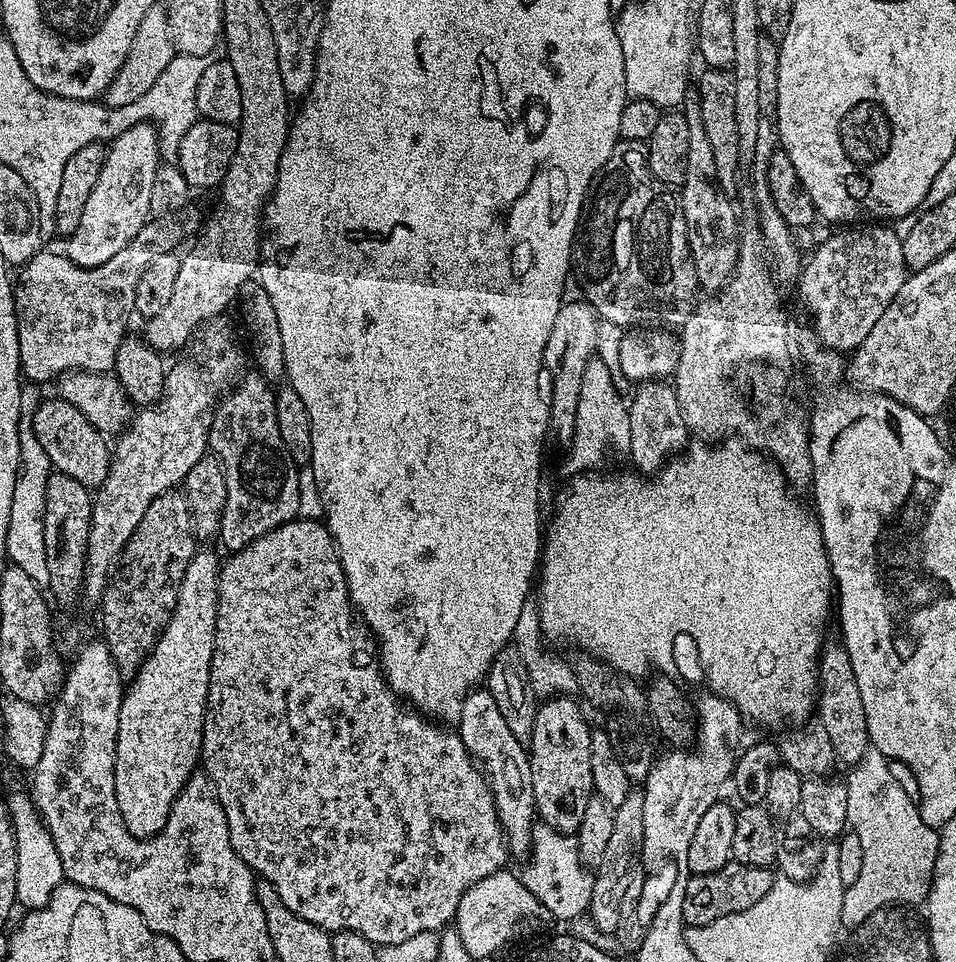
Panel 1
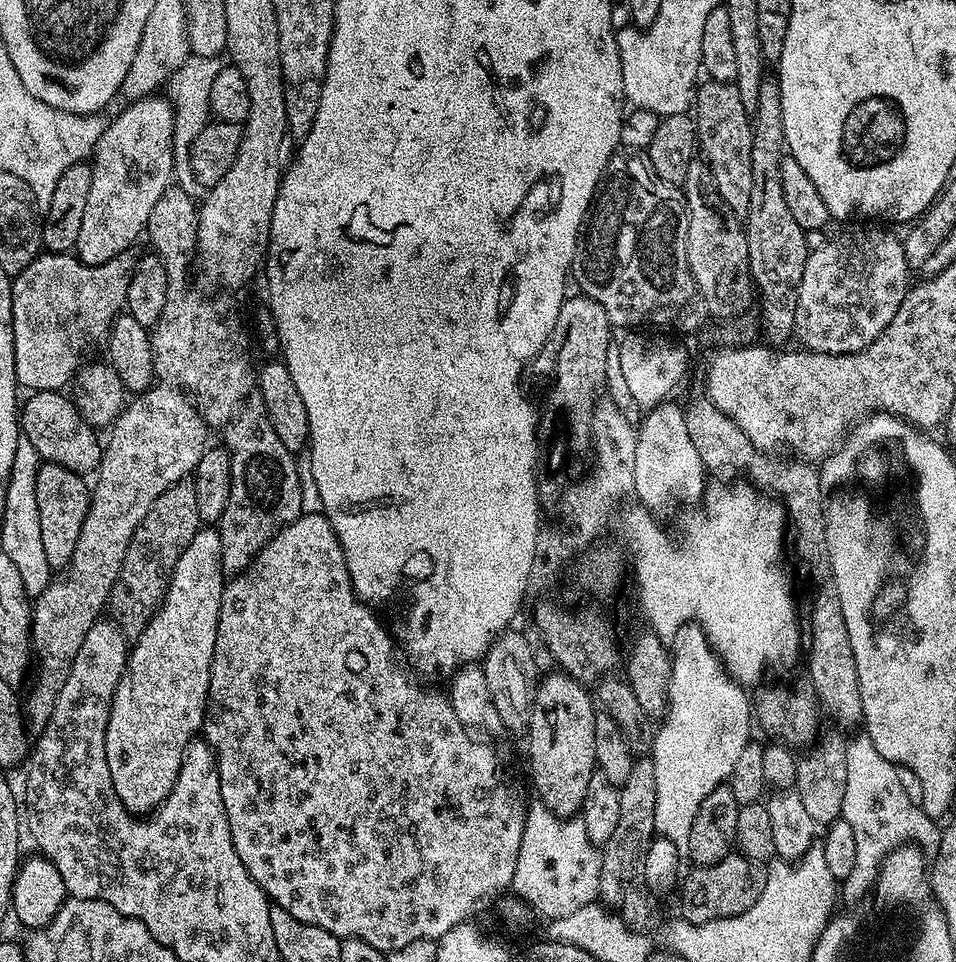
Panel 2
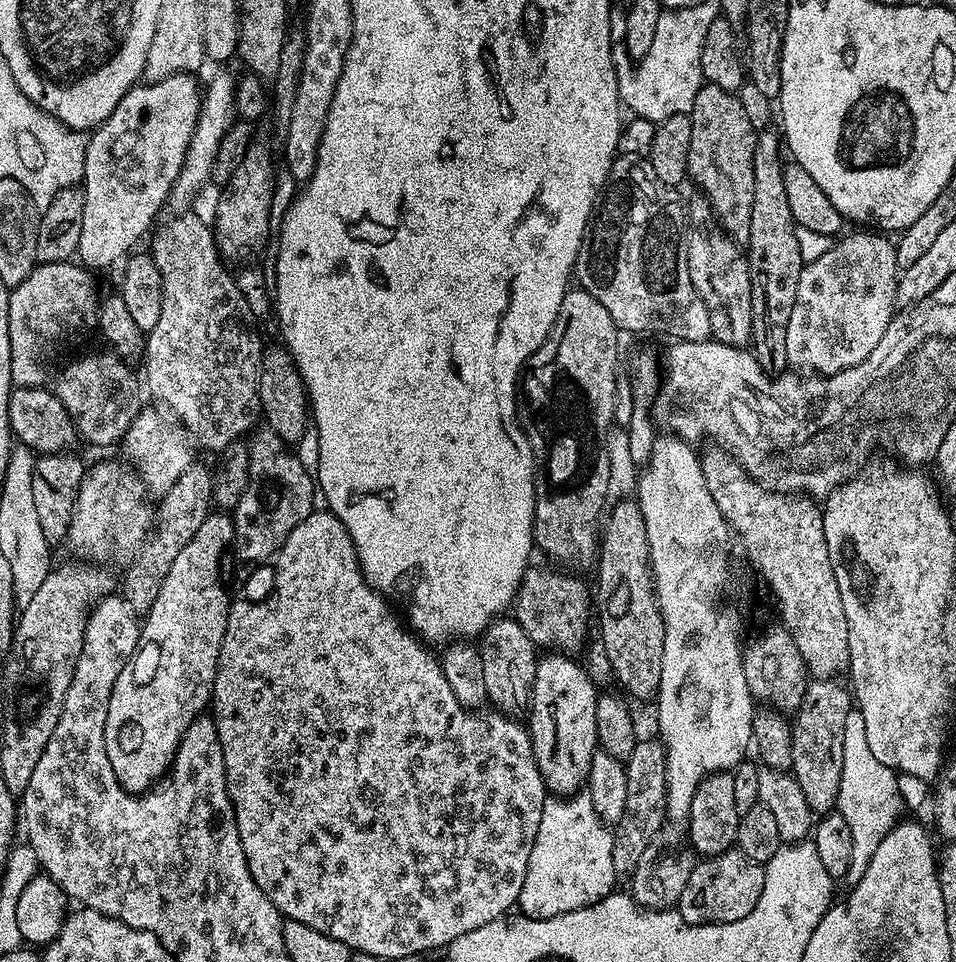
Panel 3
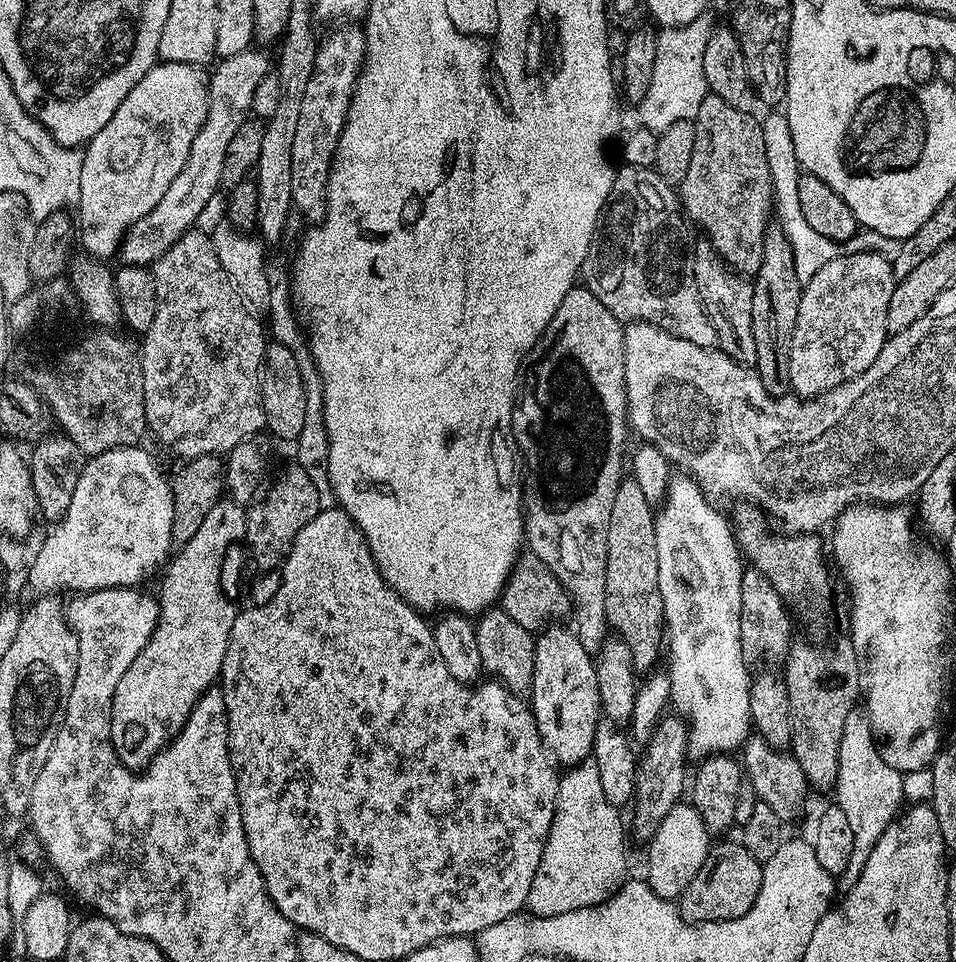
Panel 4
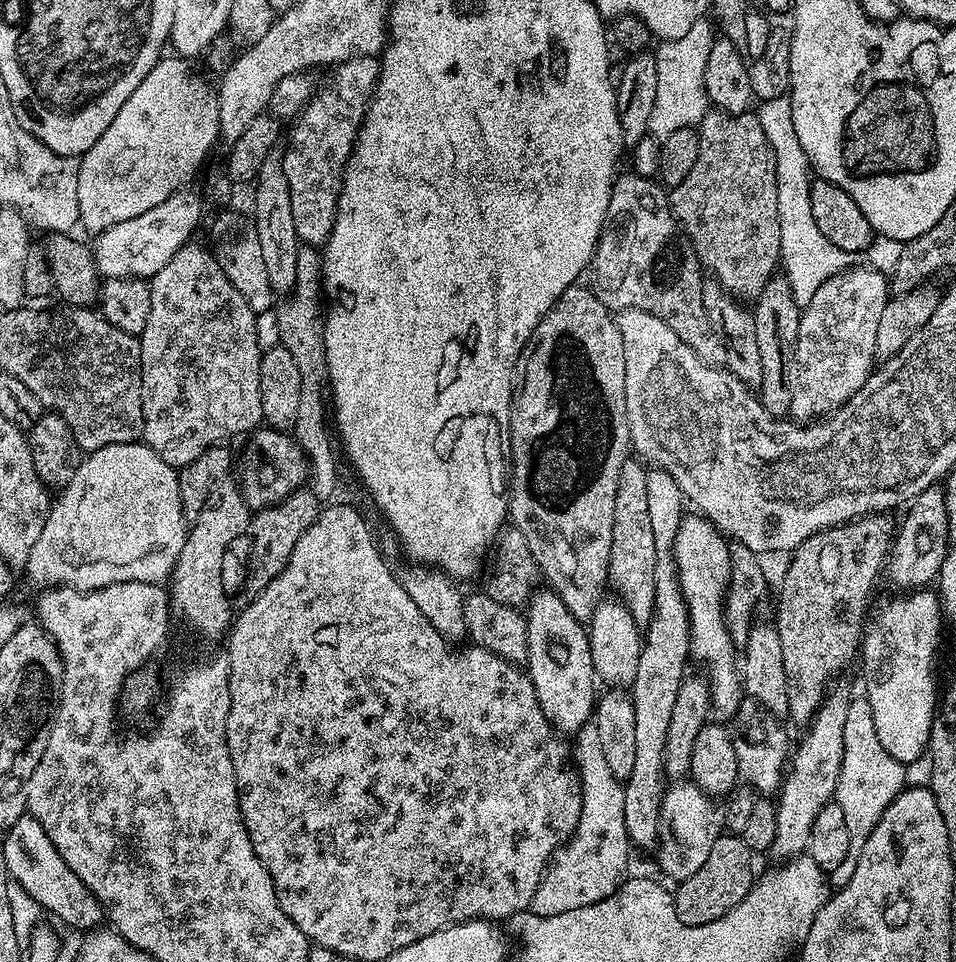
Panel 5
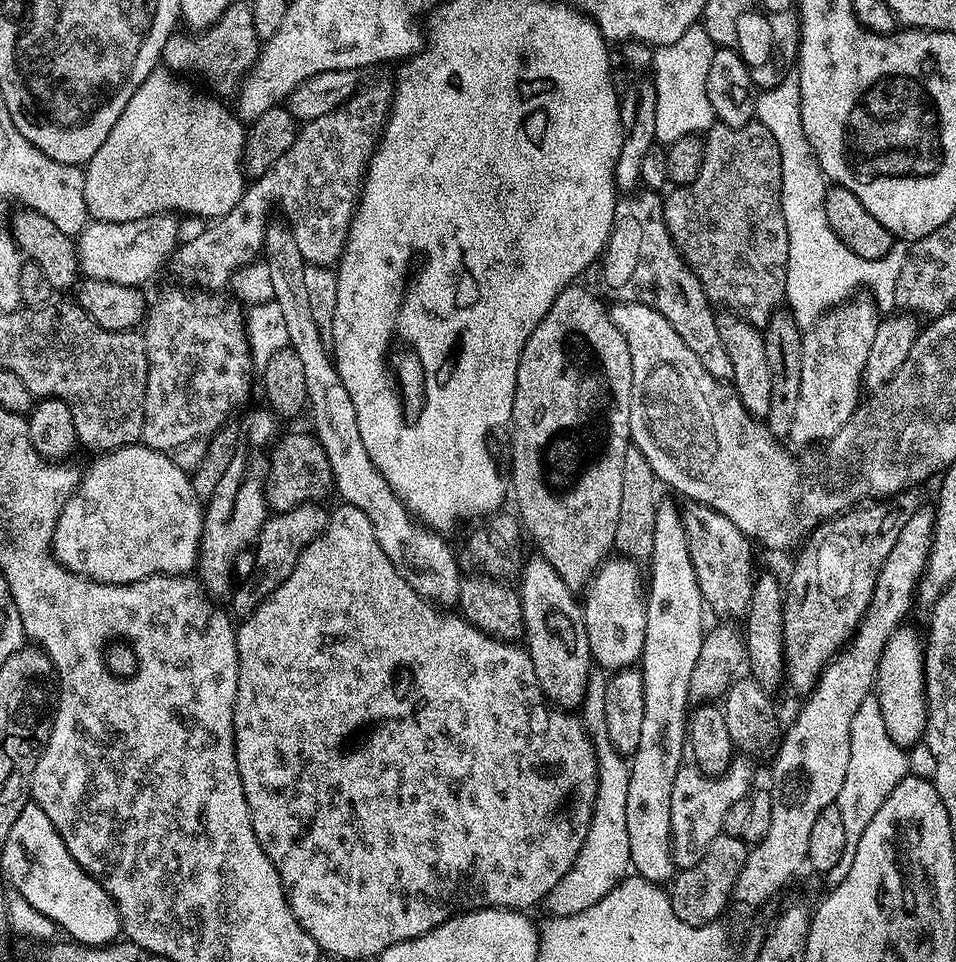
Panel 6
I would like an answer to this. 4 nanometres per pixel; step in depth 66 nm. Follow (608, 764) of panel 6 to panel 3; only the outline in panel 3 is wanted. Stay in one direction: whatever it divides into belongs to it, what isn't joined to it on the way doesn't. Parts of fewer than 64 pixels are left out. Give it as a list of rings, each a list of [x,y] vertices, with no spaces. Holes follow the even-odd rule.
[[[587,791],[562,797],[549,795],[542,806],[542,822],[538,822],[538,834],[530,850],[530,862],[526,862],[526,880],[522,882],[522,894],[518,908],[523,915],[535,920],[554,918],[558,914],[570,914],[570,910],[582,910],[602,898],[606,898],[617,887],[618,874],[614,870],[613,829],[600,820]]]

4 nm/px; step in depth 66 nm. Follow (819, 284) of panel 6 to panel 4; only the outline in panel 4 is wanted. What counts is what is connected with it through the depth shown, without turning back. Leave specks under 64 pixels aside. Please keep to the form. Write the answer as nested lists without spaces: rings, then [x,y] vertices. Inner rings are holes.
[[[772,110],[768,117],[763,117],[760,129],[766,146],[766,162],[770,162],[770,178],[772,179],[772,199],[774,212],[780,220],[778,226],[783,229],[786,238],[790,242],[790,250],[794,250],[794,270],[798,272],[801,282],[807,282],[826,266],[838,254],[837,241],[830,238],[822,238],[818,230],[810,227],[802,214],[802,205],[798,202],[798,182],[802,175],[802,169],[798,162],[798,154],[794,154],[794,138],[790,138],[790,122],[787,115],[780,110]]]

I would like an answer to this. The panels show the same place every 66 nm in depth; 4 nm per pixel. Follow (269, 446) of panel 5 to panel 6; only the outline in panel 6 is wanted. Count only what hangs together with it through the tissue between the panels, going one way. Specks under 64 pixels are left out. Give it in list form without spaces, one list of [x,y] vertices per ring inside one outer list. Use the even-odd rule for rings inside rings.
[[[288,432],[285,436],[283,433],[270,449],[264,500],[273,513],[289,512],[309,502],[324,502],[328,495],[333,495],[334,481],[326,450],[315,435],[305,432]]]

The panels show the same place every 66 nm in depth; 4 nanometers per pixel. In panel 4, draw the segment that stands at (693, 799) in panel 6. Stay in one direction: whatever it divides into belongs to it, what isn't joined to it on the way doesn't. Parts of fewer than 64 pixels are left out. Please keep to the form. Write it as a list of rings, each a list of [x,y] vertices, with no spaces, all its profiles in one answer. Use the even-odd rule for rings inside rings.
[[[681,802],[675,804],[666,814],[666,818],[658,826],[651,840],[647,841],[648,848],[648,888],[662,898],[673,902],[679,901],[681,894],[690,886],[690,878],[702,870],[708,857],[710,847],[710,834],[704,828],[698,810],[691,803]]]

